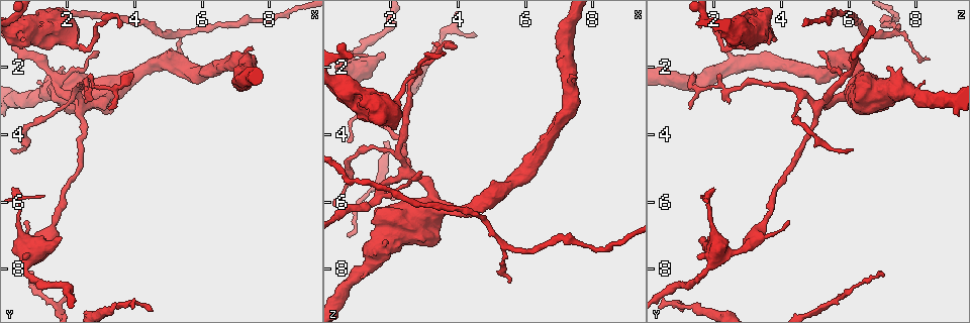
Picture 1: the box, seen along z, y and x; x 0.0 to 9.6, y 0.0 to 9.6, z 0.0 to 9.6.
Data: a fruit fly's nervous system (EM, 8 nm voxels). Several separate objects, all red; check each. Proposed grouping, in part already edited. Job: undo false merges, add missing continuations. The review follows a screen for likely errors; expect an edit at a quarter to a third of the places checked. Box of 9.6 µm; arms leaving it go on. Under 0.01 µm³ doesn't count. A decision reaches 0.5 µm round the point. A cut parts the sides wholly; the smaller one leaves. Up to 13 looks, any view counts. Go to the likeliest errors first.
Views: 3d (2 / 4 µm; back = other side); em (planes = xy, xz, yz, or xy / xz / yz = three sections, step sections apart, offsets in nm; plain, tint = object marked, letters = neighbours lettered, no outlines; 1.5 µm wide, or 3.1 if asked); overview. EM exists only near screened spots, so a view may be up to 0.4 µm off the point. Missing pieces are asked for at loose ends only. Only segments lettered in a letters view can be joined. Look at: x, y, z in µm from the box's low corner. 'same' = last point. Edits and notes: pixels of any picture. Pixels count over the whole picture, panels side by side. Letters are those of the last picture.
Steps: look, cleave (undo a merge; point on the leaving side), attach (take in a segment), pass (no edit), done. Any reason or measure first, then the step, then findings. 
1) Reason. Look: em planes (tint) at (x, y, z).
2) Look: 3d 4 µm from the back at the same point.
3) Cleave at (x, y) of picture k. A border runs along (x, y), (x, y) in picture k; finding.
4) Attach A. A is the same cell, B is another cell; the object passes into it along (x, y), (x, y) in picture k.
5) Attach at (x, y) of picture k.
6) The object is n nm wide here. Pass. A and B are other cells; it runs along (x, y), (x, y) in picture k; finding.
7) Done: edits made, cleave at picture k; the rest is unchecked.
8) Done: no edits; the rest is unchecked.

Look: 3d 2 µm at (0.70, 8.20, 7.05).

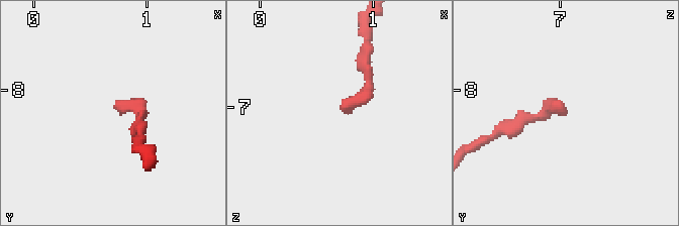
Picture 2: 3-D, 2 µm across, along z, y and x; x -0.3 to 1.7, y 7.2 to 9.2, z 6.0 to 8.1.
Now the EM. Look: em planes (tint) at (0.74, 8.18, 7.04).

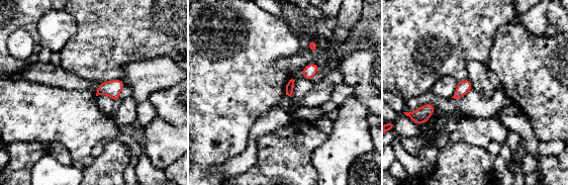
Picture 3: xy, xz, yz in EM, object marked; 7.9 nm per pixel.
Look: em planes (letters) at the same point.

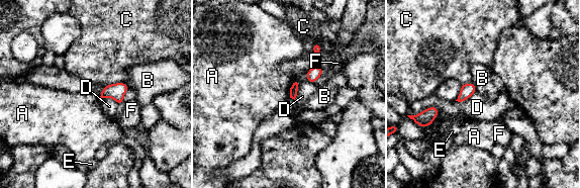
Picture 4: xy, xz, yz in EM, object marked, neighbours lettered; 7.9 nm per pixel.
The longest contact is with D, 180 nm. Pass. A, B, C, D, E and F are other cells; a border runs along (294, 79), (289, 96) in picture 4; none of them fits.

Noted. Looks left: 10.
Abrupt turn. Look: em xy step 4 (tint) at (3.50, 9.05, 1.20).

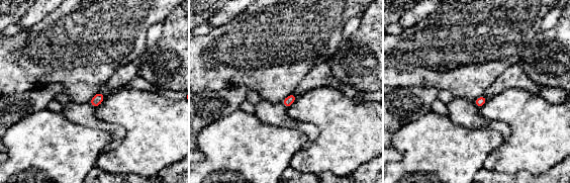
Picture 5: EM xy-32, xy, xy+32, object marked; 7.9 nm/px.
Look: em planes (tint) at the same point.

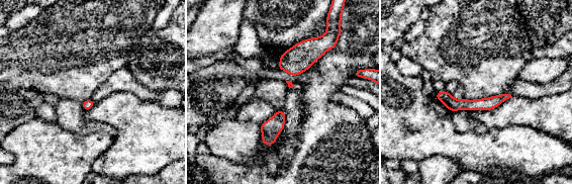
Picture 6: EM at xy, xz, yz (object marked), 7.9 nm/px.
Look: em planes (letters) at the same point.

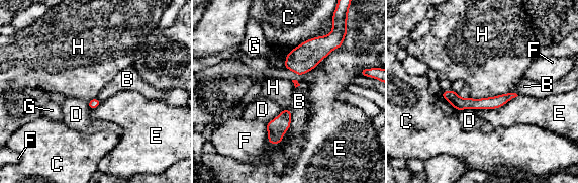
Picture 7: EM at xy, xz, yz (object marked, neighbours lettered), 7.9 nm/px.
Pass. B, C, D, E, F, G and H are other cells; a border runs along (508, 92), (493, 97), (468, 96) in picture 7; continuous, no second neuron.

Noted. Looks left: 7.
Tapers out. Look: em planes (letters) at (1.35, 5.85, 1.65).

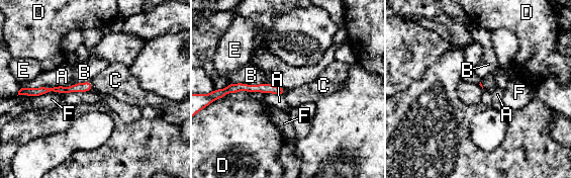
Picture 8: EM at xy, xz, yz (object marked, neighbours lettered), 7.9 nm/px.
Pass. A, B, C, D, E and F are other cells; it runs along (89, 85), (33, 93) in picture 8; none of them fits.

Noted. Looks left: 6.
Branch stops here. Look: 3d 2 µm at (2.25, 8.75, 5.90).

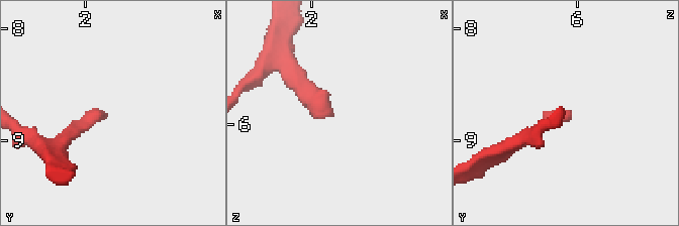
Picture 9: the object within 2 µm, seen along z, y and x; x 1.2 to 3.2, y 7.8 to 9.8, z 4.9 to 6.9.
Look: em planes (letters) at (2.18, 8.80, 5.94).

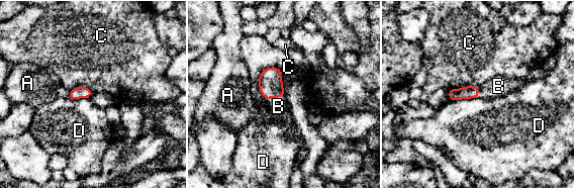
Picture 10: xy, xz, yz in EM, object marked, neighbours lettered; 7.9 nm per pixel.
Attach B. B is the same cell, A, C and D are other cells; the object passes into it along (270, 81), (275, 97), (278, 106) in picture 10; it goes on there.

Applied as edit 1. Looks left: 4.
Free end. Look: em planes (letters) at (0.80, 6.60, 4.25).

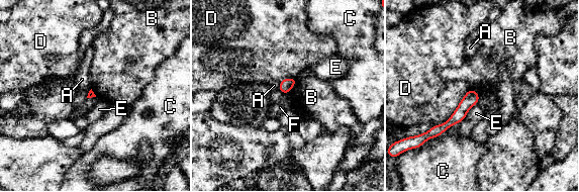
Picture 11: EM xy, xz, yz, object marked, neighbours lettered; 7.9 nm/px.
Pass. A, B, C, D, E and F are other cells; it runs along (476, 96), (450, 122), (432, 133) in picture 11; none of them fits.

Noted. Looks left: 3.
Done: edits made, attach at picture 10; the rest is unchecked.

